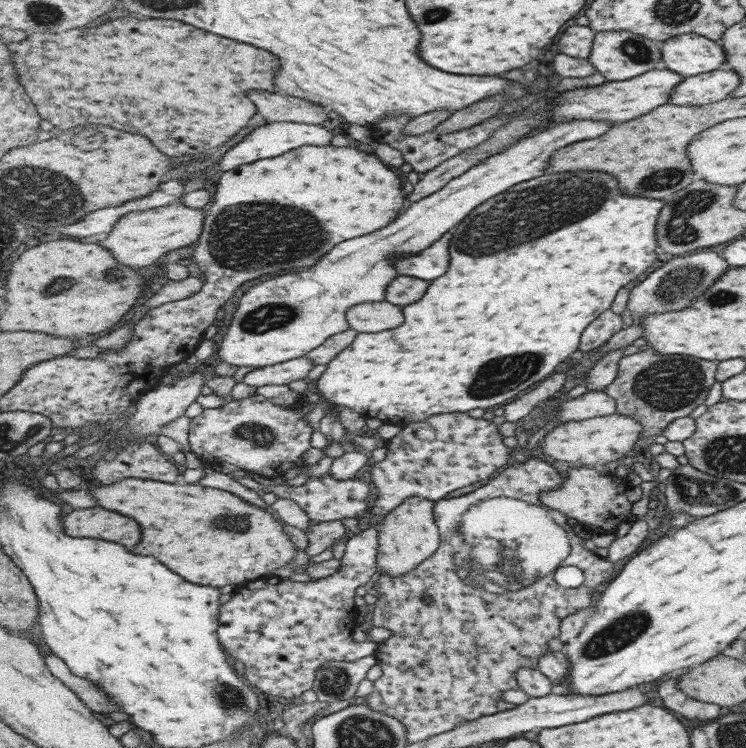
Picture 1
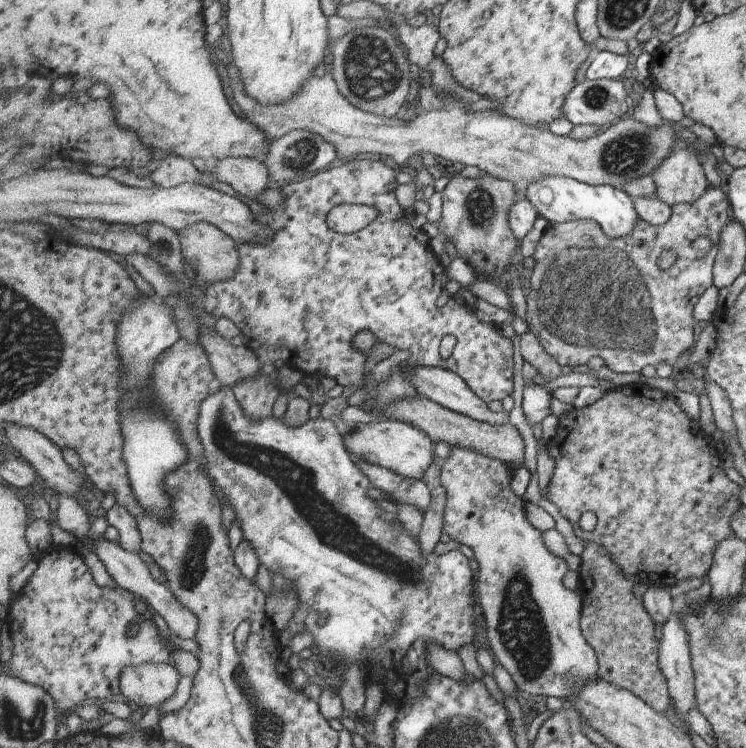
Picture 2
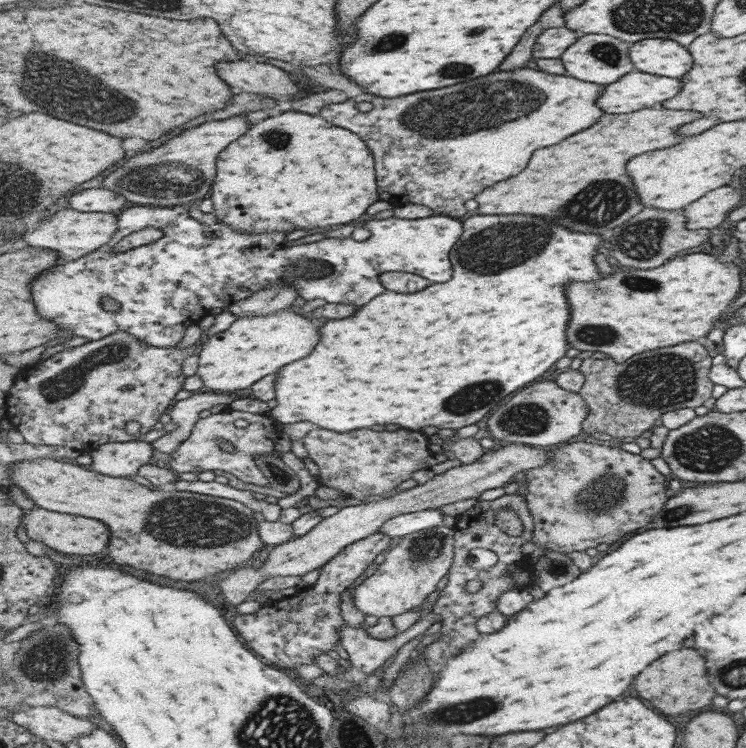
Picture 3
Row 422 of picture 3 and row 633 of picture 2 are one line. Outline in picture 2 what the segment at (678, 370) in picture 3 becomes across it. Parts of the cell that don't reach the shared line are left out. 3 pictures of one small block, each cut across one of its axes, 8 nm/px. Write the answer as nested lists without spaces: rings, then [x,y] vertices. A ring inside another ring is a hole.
[[[589,541],[580,557],[578,590],[583,600],[581,628],[583,628],[583,636],[585,636],[587,644],[590,644],[597,653],[597,666],[599,666],[597,678],[624,686],[660,713],[664,713],[671,707],[675,708],[676,704],[672,701],[667,679],[660,667],[661,638],[655,642],[655,624],[653,624],[651,616],[647,614],[643,600],[633,596],[633,581],[636,578],[633,578],[632,581],[623,578],[619,571],[626,576],[627,574],[614,561],[608,549],[596,541]]]

